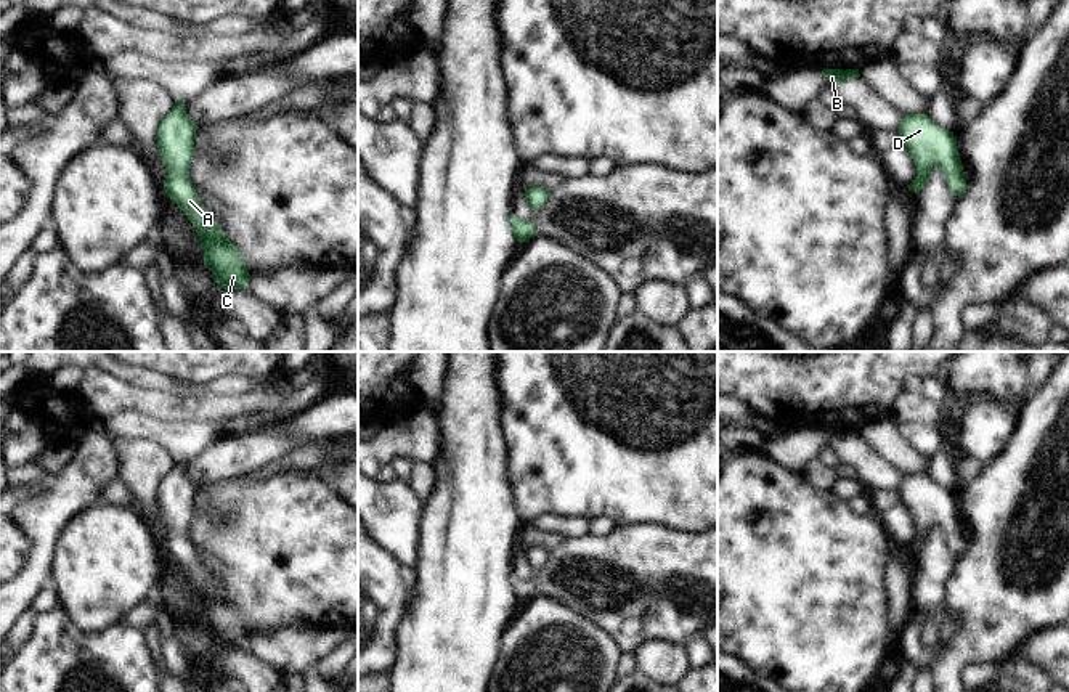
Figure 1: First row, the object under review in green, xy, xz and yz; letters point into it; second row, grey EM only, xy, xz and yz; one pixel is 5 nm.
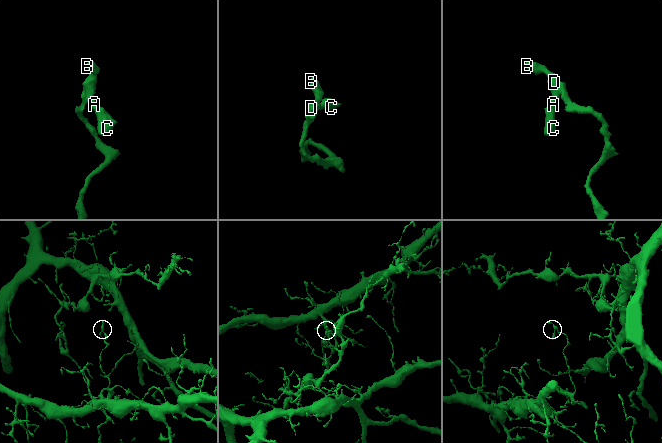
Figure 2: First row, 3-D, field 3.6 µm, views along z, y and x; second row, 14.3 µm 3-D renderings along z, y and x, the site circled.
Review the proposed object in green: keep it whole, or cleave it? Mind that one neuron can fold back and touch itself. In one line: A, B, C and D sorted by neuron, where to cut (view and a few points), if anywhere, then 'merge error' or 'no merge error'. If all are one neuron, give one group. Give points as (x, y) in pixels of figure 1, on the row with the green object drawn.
A B C D; no cut; no merge error

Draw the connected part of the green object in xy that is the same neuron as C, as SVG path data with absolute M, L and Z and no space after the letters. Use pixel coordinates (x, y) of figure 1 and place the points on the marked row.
M177 100L157 127L157 153L167 169L164 188L170 199L193 222L201 239L204 265L222 289L246 289L250 278L239 249L225 236L217 220L202 206L193 181L189 164L194 154L197 125L186 116L185 100Z

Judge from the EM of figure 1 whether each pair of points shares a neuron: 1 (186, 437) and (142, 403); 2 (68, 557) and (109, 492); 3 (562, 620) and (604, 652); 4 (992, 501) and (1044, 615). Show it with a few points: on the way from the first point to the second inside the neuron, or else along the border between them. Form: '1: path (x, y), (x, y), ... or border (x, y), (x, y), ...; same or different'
1: path (175, 426), (169, 419), (153, 415); same
2: border (101, 503), (129, 504); different
3: path (572, 630), (594, 652); same
4: path (992, 533), (994, 573), (999, 586), (1012, 593); same

